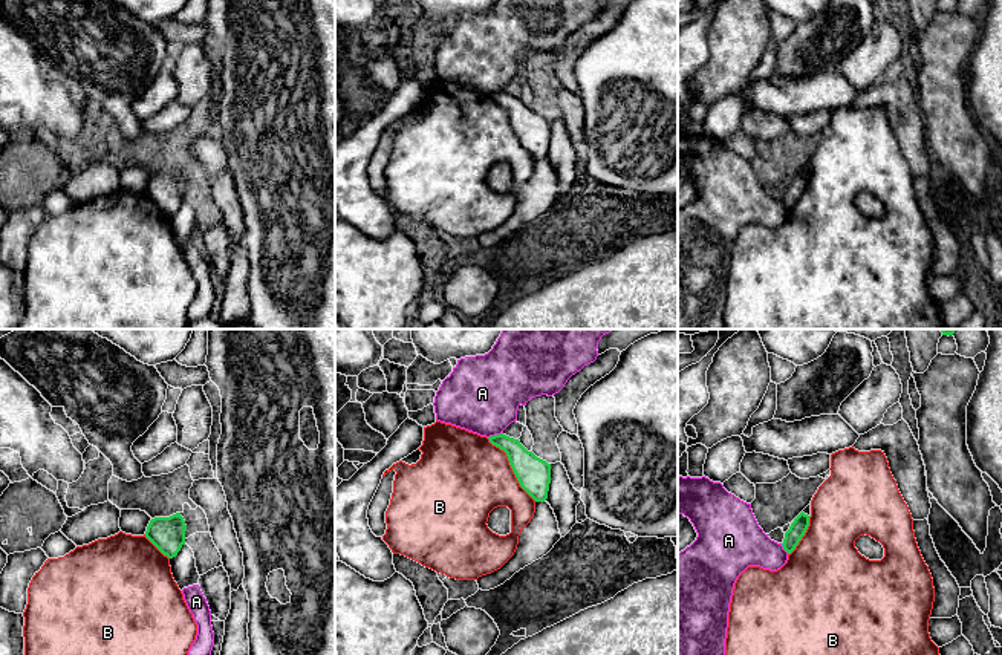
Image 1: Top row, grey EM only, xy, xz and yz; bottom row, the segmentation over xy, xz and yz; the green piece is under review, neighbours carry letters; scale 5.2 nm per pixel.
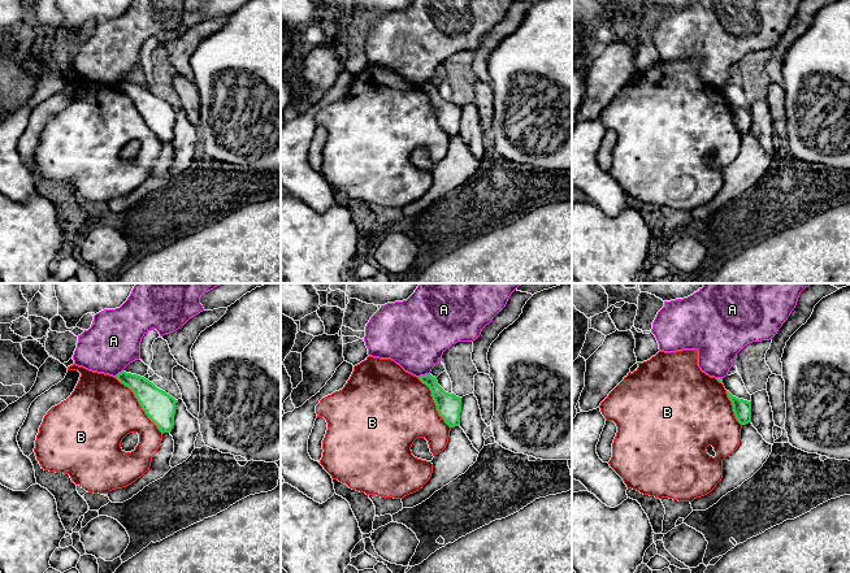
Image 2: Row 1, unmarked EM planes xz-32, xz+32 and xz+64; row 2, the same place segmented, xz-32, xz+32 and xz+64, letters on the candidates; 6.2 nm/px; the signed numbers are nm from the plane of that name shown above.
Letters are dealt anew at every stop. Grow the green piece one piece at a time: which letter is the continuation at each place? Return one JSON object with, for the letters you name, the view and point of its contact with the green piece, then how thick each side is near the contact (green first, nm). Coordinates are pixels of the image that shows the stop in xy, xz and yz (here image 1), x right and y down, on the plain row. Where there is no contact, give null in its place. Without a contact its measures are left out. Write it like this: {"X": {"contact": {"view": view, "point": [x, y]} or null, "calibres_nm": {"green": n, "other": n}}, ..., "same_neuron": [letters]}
{"same_neuron": []}

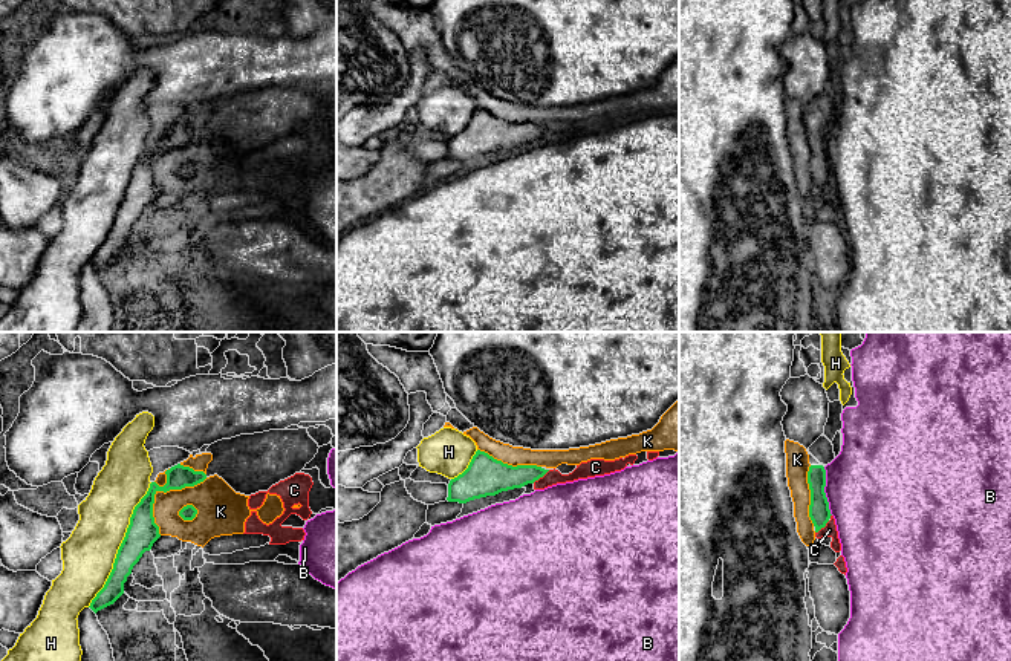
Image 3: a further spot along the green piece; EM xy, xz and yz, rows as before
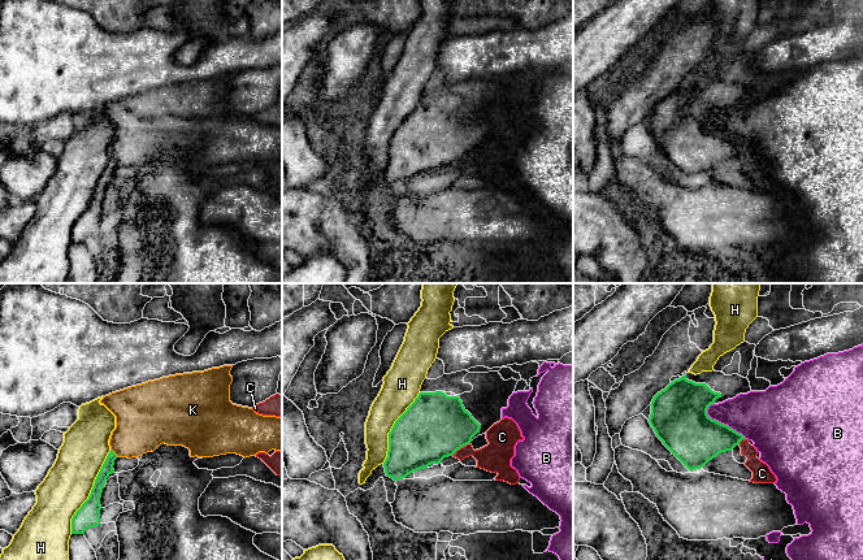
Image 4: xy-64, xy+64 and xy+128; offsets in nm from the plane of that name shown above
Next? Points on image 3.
{"same_neuron": []}

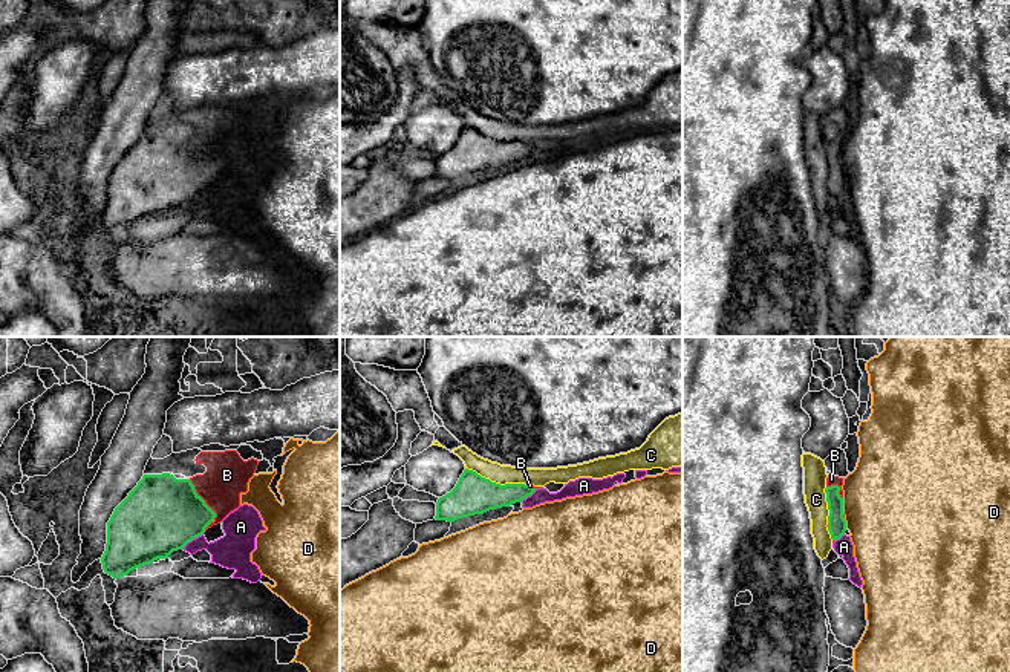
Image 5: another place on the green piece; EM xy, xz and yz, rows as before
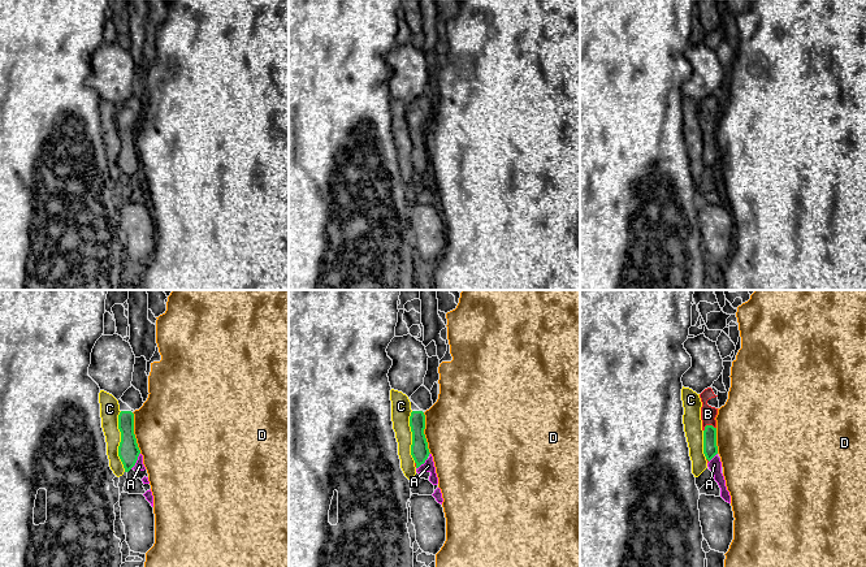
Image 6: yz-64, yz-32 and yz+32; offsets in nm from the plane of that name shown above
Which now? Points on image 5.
{"B": {"contact": {"view": "xy", "point": [207, 163]}, "calibres_nm": {"green": 400, "other": 220}}, "same_neuron": ["B"]}

